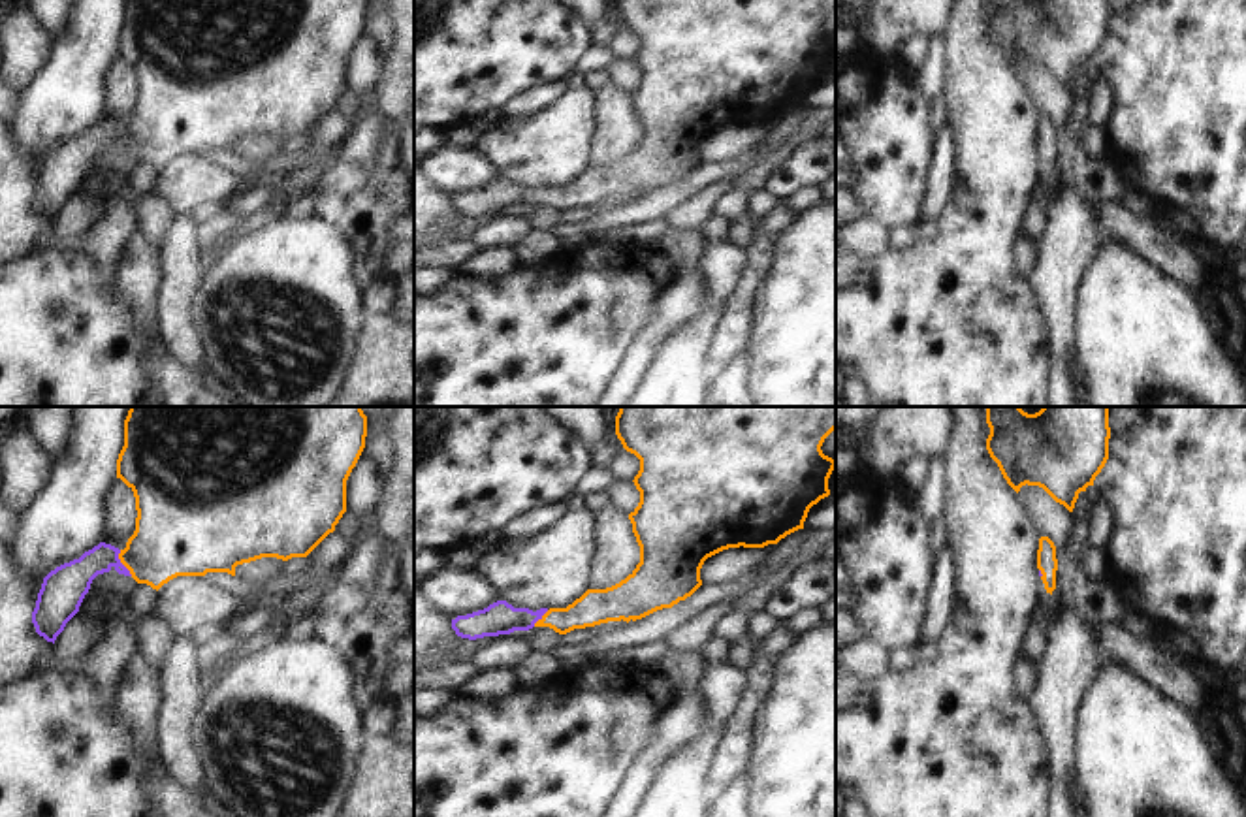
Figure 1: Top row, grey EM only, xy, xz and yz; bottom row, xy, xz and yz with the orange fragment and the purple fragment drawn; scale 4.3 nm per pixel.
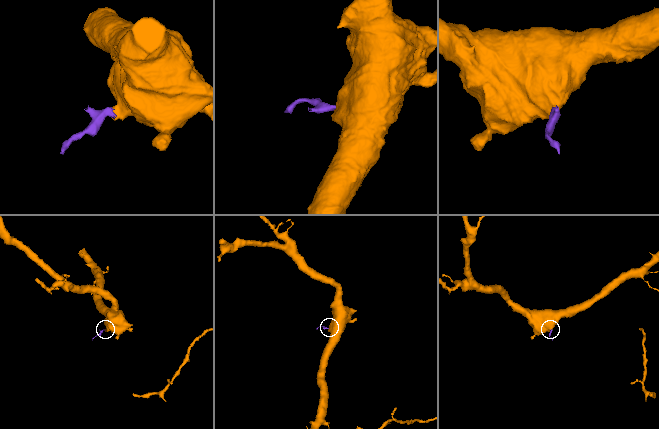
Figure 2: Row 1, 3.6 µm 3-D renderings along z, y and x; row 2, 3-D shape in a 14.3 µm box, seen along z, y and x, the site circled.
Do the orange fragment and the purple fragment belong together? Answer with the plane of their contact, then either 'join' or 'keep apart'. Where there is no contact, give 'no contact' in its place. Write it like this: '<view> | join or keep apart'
xy | join

